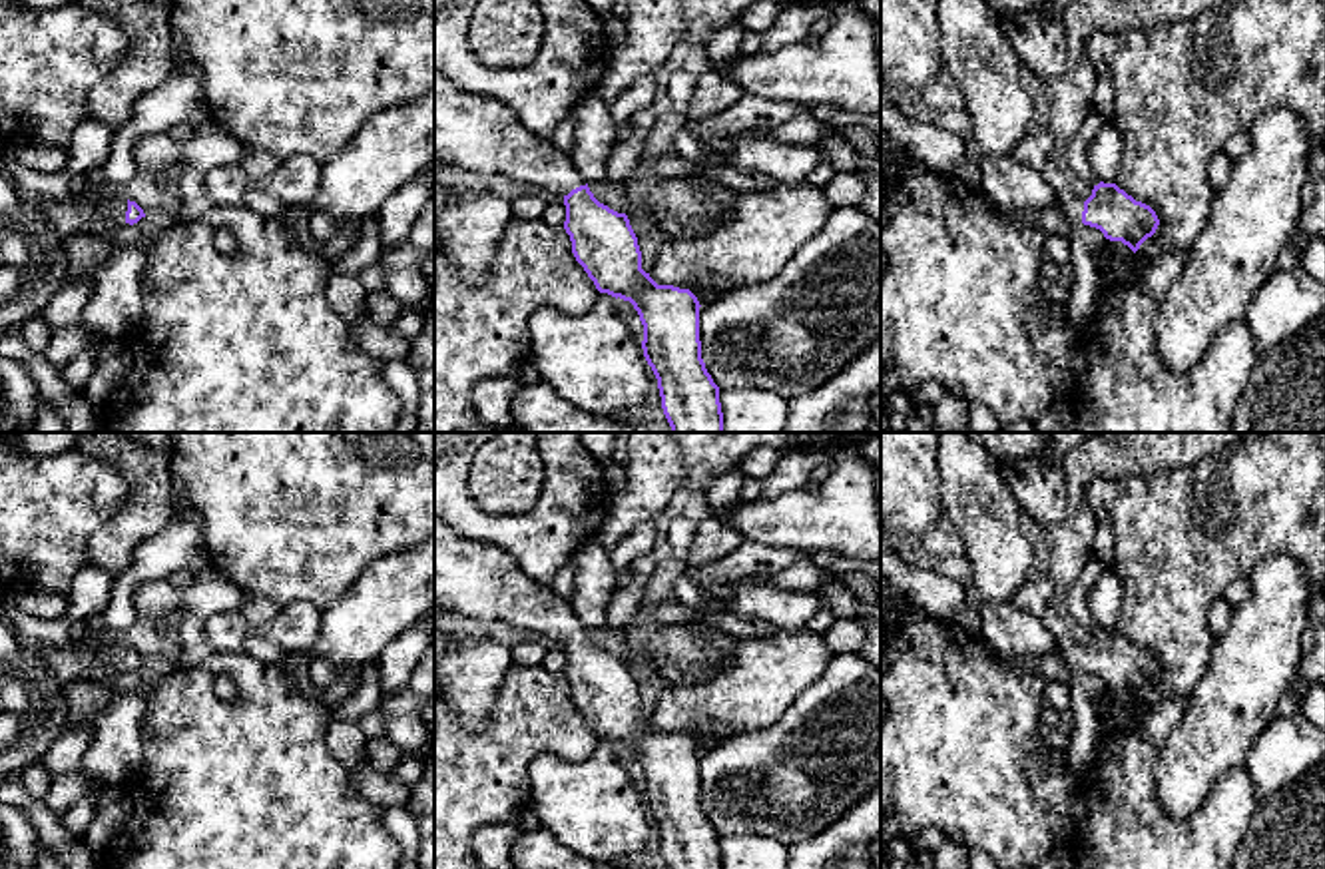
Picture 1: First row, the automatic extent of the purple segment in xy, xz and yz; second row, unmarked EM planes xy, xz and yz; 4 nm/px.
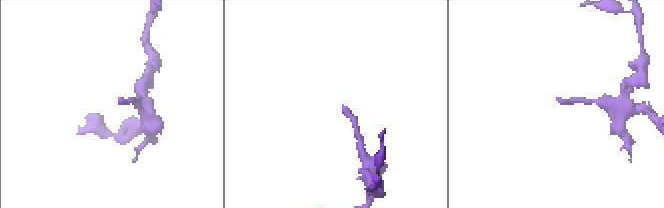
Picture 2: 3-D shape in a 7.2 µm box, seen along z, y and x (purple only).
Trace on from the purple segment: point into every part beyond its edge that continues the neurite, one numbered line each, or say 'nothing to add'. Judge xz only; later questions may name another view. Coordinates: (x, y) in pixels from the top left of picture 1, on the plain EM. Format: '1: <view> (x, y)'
1: xz (475, 580)

